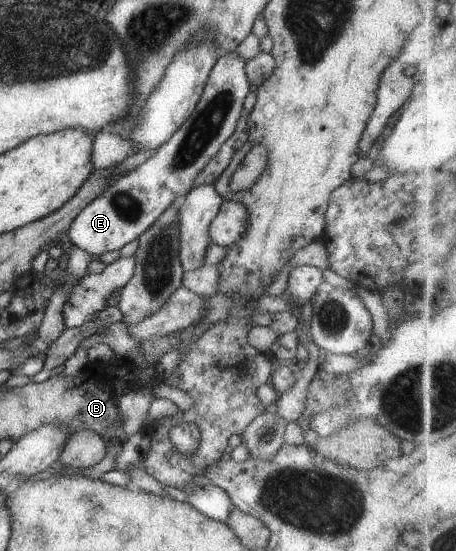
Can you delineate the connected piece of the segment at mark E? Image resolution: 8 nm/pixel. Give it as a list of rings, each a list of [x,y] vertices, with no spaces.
[[[237,50],[217,59],[209,72],[201,98],[185,124],[158,148],[157,153],[137,168],[118,176],[109,188],[105,188],[77,214],[67,230],[74,246],[88,252],[93,258],[105,252],[121,251],[125,245],[149,230],[173,202],[195,187],[195,176],[203,172],[207,162],[219,153],[227,138],[235,133],[244,100],[250,92],[245,66]]]

